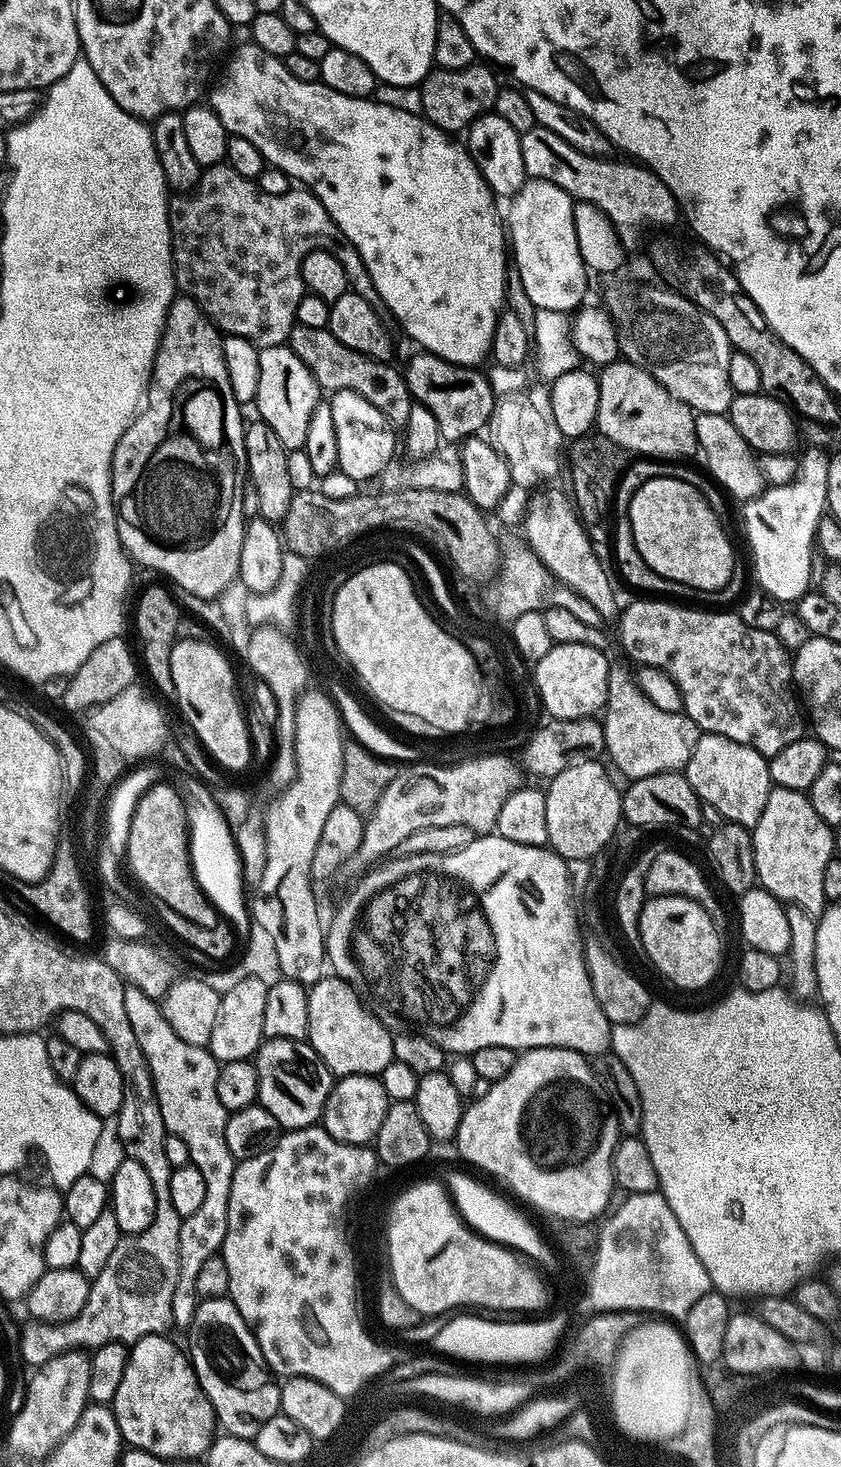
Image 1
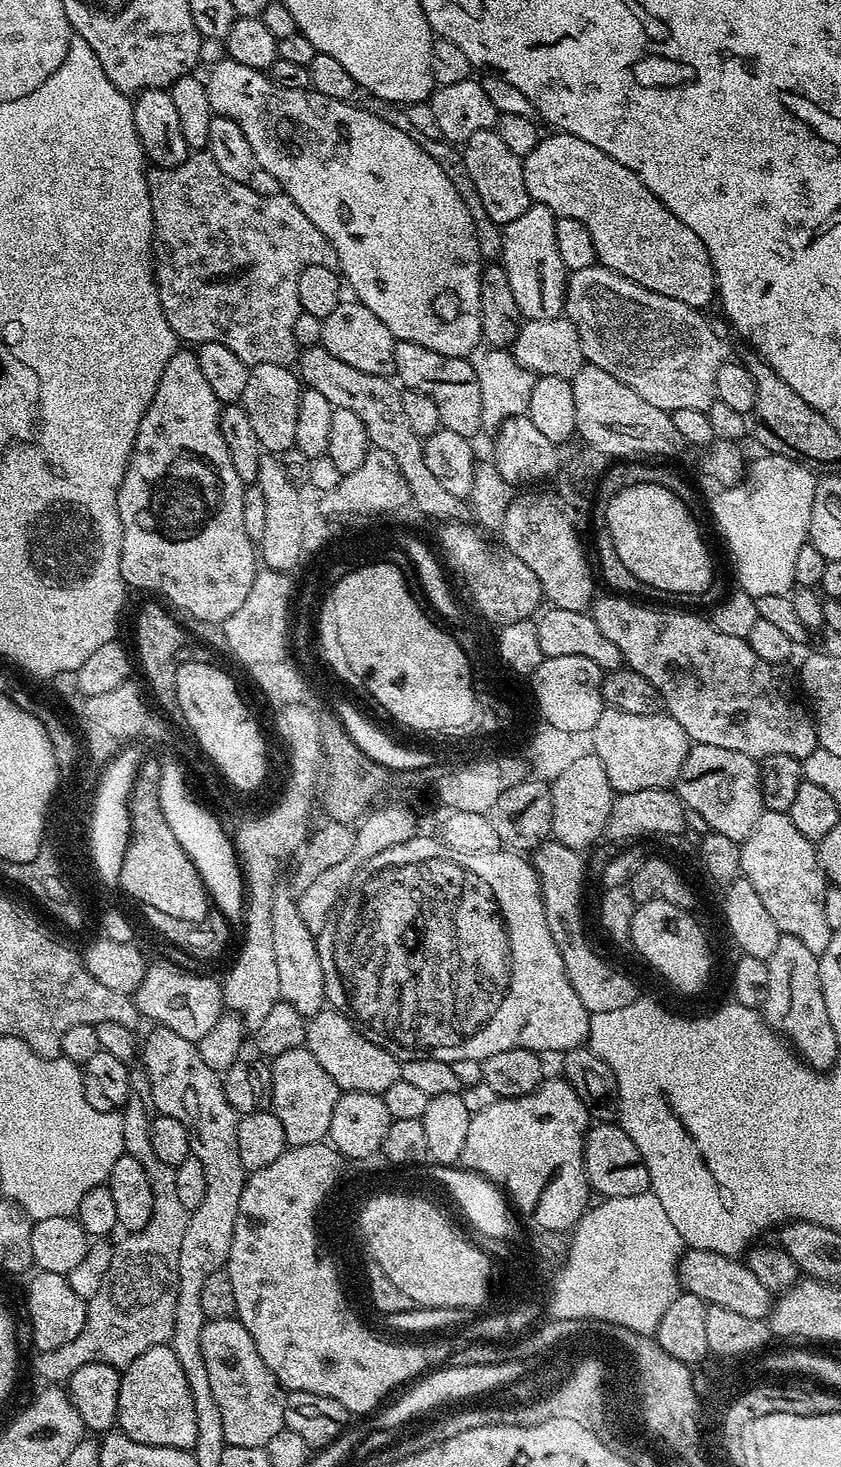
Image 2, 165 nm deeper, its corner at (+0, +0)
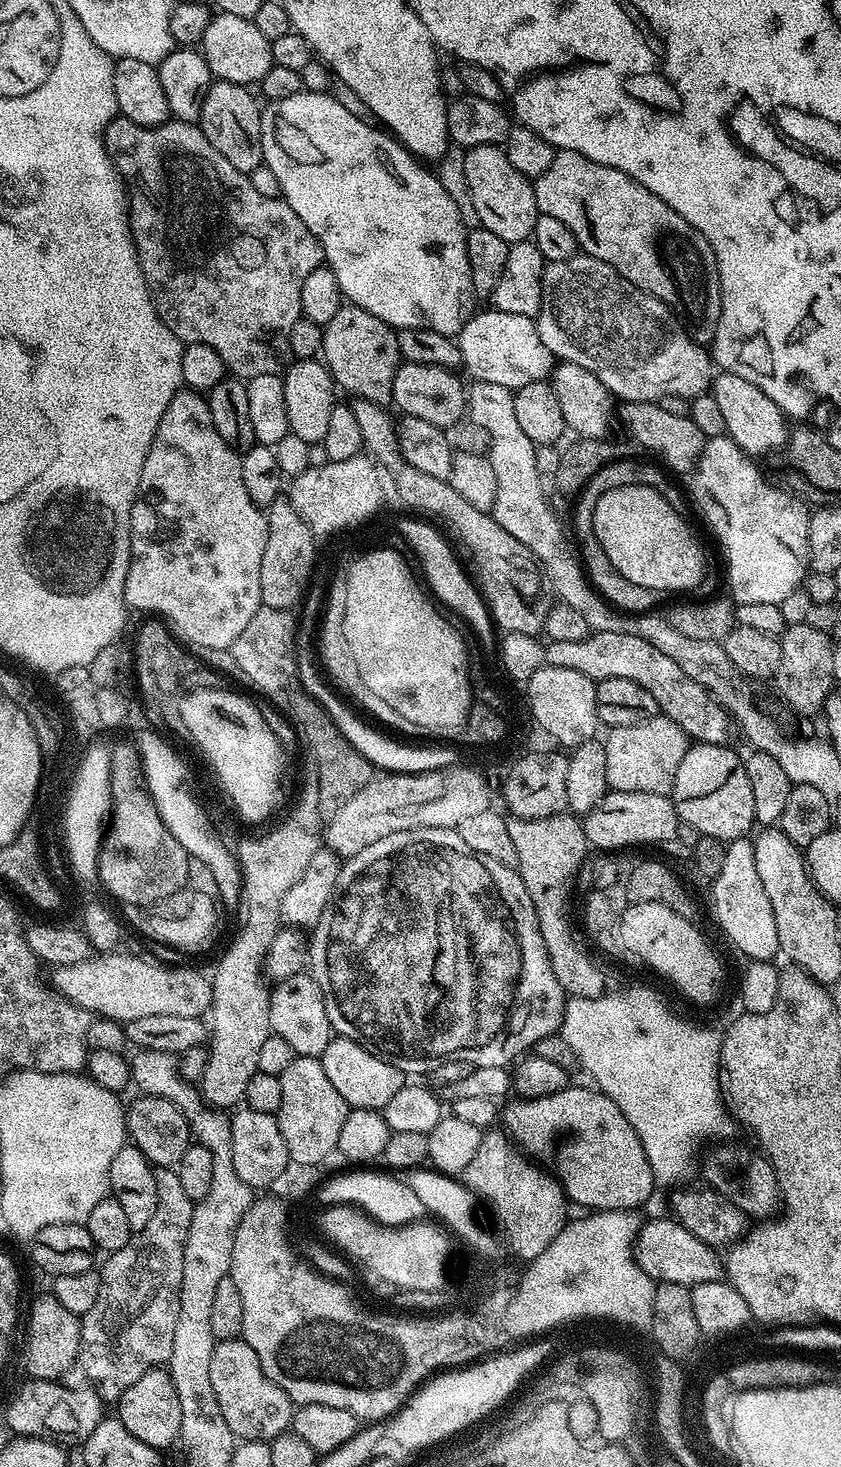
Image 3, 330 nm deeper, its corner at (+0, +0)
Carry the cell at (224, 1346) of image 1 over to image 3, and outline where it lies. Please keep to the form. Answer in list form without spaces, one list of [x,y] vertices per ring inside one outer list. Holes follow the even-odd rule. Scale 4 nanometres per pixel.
[[[242,1338],[219,1341],[210,1358],[210,1386],[214,1386],[214,1394],[218,1398],[218,1406],[222,1406],[222,1418],[226,1418],[226,1426],[240,1440],[272,1441],[275,1436],[289,1431],[294,1405],[287,1392],[282,1390],[262,1370],[262,1362],[258,1362],[258,1354],[250,1350],[250,1346]]]

